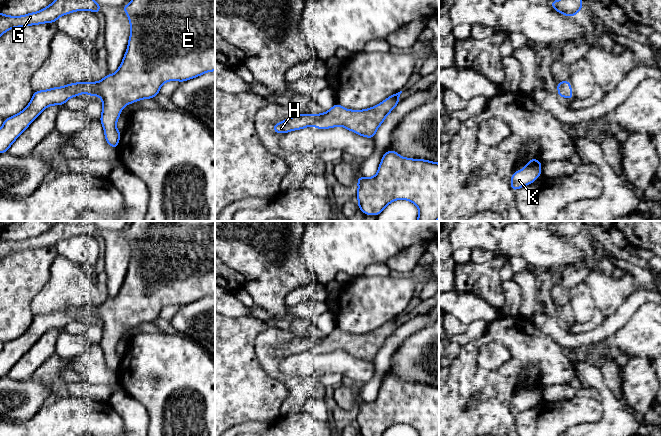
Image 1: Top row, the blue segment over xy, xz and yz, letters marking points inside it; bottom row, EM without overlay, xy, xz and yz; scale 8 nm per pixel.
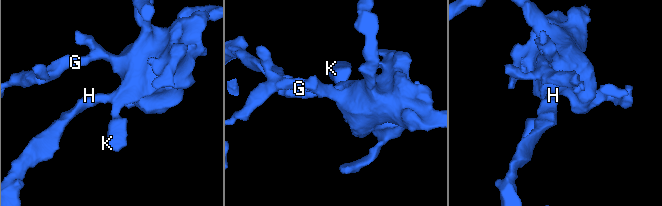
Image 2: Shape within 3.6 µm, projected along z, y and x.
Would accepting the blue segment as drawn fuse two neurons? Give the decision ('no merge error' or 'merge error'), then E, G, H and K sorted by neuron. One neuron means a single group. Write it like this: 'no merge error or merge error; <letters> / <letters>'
no merge error; E G H K

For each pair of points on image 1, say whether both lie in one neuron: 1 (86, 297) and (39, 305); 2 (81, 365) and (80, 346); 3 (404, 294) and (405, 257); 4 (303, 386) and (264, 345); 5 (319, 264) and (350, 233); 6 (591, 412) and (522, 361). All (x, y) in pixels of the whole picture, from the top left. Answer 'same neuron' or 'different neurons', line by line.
1: same neuron
2: different neurons
3: different neurons
4: same neuron
5: same neuron
6: different neurons

